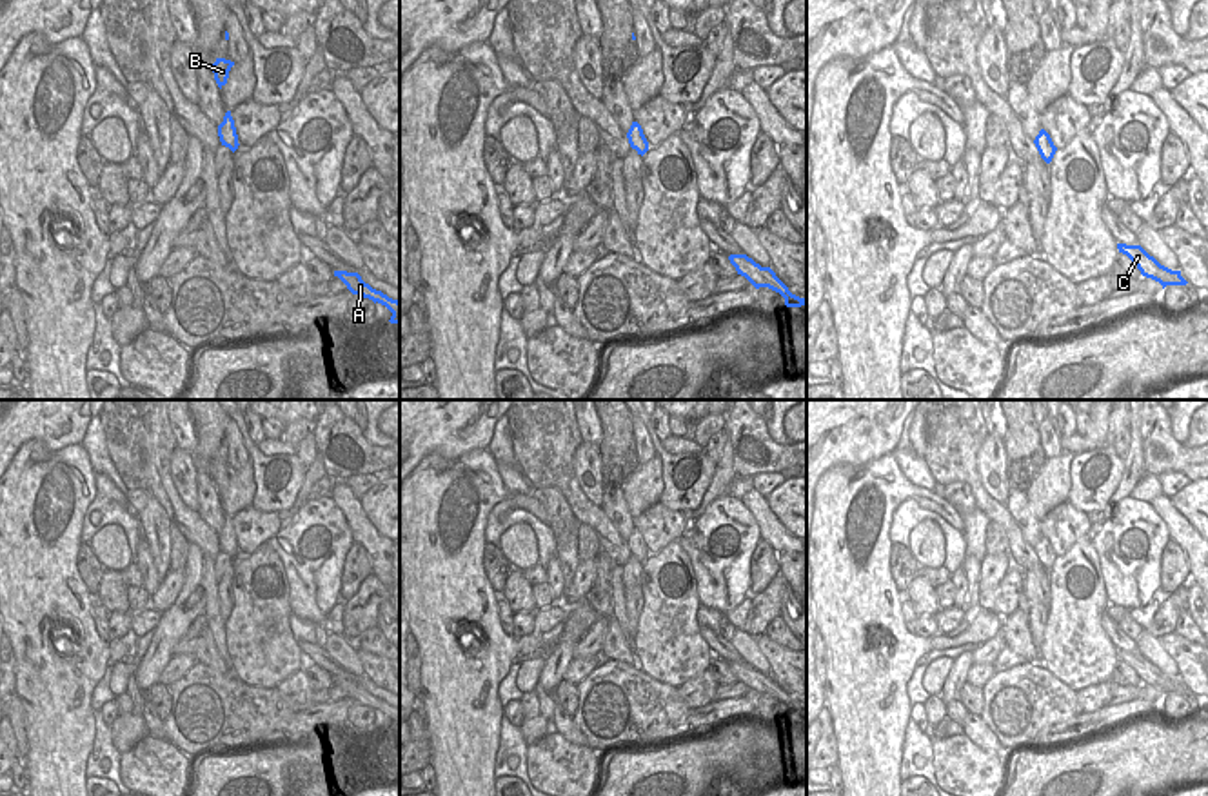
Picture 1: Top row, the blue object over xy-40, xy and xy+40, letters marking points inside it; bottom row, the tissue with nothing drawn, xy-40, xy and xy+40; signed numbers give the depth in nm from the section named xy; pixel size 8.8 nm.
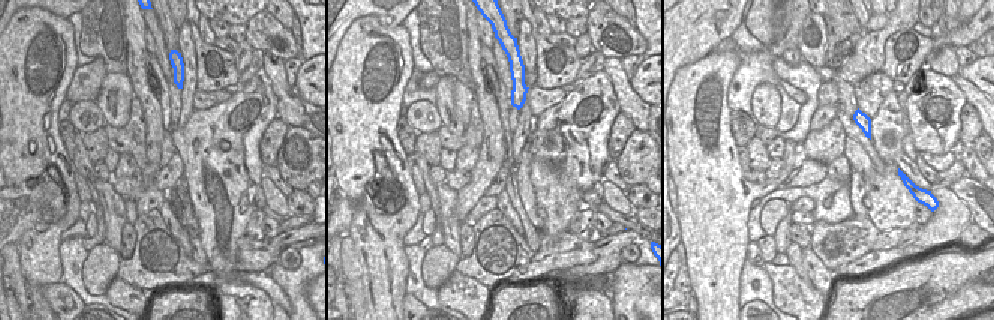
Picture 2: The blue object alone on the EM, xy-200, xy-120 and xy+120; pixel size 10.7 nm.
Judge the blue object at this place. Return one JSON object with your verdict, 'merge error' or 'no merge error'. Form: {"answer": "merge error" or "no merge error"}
{"answer": "no merge error"}

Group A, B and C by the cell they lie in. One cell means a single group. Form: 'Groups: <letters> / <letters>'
Groups: A B C.

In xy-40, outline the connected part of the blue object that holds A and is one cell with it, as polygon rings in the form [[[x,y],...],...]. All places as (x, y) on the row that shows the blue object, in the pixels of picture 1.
[[[334,271],[334,276],[338,276],[352,294],[360,294],[363,298],[372,300],[374,303],[378,302],[385,305],[392,313],[389,322],[400,323],[400,302],[398,300],[392,300],[381,291],[372,289],[369,284],[361,280],[358,273]]]

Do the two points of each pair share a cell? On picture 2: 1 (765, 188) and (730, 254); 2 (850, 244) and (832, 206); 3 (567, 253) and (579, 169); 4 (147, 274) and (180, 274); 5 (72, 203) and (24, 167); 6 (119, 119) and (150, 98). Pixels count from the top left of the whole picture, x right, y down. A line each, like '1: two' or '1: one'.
1: one
2: two
3: two
4: one
5: one
6: two

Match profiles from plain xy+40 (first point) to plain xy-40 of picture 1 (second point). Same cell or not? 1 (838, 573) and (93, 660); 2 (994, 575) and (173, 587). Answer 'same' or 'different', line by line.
1: same
2: same

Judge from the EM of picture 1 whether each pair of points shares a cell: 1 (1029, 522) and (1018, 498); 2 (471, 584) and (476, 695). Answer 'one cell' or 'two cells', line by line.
1: one cell
2: one cell

